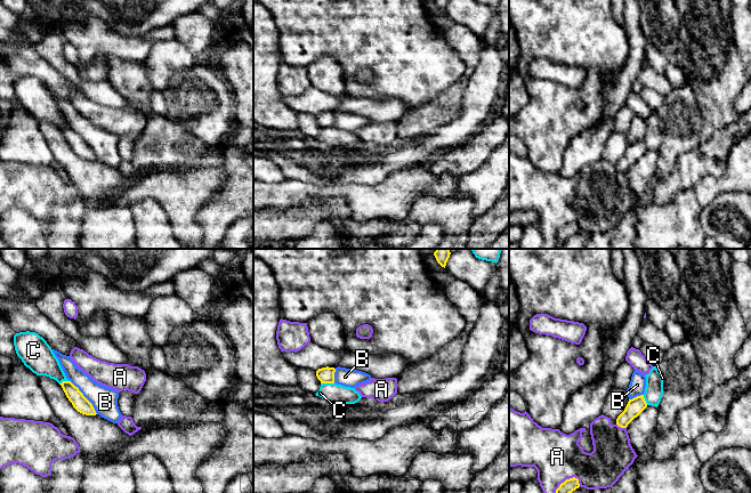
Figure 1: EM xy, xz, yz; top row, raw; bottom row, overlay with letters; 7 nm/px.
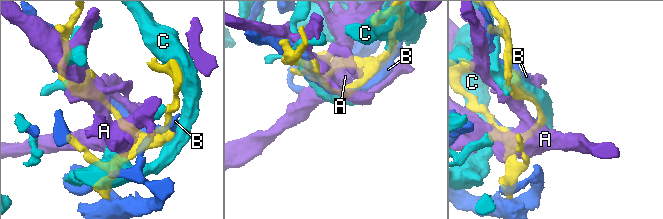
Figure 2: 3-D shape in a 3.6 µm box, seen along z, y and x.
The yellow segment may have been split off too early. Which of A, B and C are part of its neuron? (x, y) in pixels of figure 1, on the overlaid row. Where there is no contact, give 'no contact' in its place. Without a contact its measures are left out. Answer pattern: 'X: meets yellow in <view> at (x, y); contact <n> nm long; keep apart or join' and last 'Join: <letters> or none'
A: meets yellow in yz at (566, 479); contact 200 nm long; keep apart
B: meets yellow in xy at (85, 397); contact 300 nm long; join
C: meets yellow in xz at (328, 382); contact 100 nm long; keep apart
Join: B

